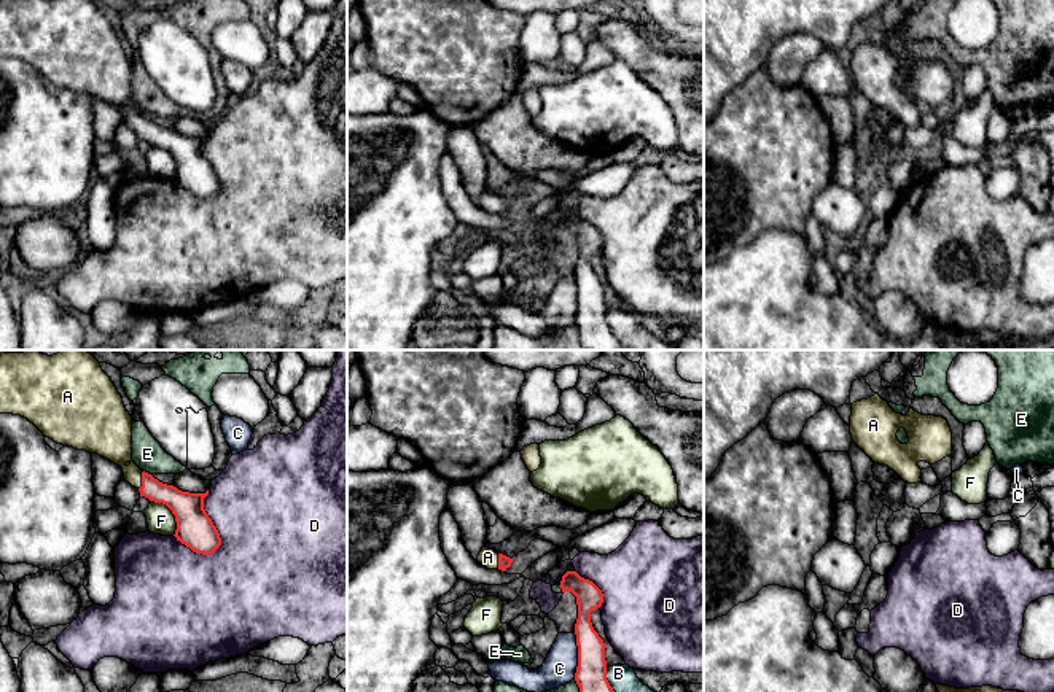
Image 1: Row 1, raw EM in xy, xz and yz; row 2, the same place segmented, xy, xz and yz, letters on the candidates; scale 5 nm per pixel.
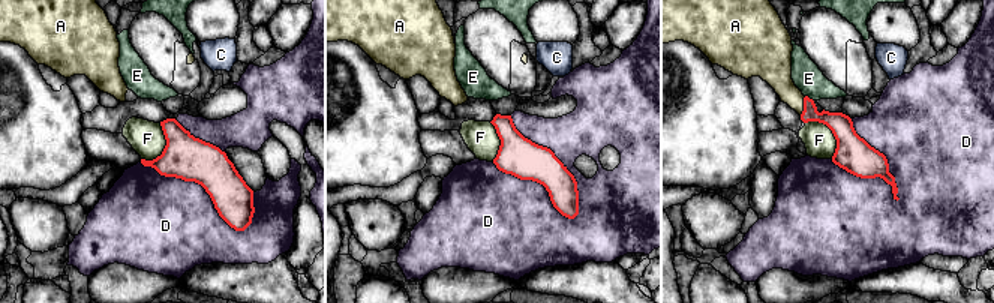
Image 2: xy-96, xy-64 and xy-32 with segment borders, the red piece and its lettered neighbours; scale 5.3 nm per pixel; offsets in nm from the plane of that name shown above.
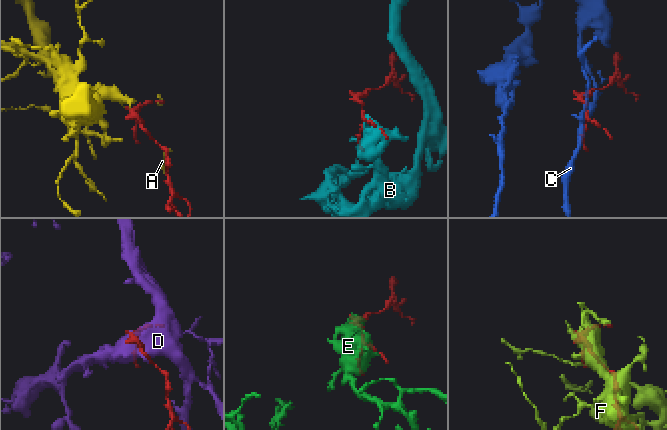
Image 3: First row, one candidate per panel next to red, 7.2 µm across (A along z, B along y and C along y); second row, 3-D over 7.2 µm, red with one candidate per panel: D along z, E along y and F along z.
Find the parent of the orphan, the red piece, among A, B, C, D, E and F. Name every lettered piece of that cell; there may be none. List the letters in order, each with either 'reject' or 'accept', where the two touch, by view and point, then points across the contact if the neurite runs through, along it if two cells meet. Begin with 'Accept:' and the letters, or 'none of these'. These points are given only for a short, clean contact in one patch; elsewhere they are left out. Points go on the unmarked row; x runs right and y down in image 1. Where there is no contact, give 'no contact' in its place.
Accept: A
A: accept; contact xy (142, 124)
B: reject; contact xz (612, 331)
C: reject; contact xz (578, 299)
D: reject; contact xy (215, 171)
E: reject; contact xz (580, 336)
F: reject; contact xy (172, 156)

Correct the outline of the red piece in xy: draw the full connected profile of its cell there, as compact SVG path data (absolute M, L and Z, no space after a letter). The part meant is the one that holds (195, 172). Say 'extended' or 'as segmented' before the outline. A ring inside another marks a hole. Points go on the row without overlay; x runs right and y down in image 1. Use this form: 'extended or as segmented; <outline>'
extended; M0 0L0 57L13 57L27 62L43 80L57 87L97 97L123 111L124 124L140 135L140 140L166 148L175 159L175 181L196 197L209 199L221 189L221 181L212 162L204 153L205 137L182 135L142 115L132 105L132 60L124 51L115 27L102 14L94 0Z

